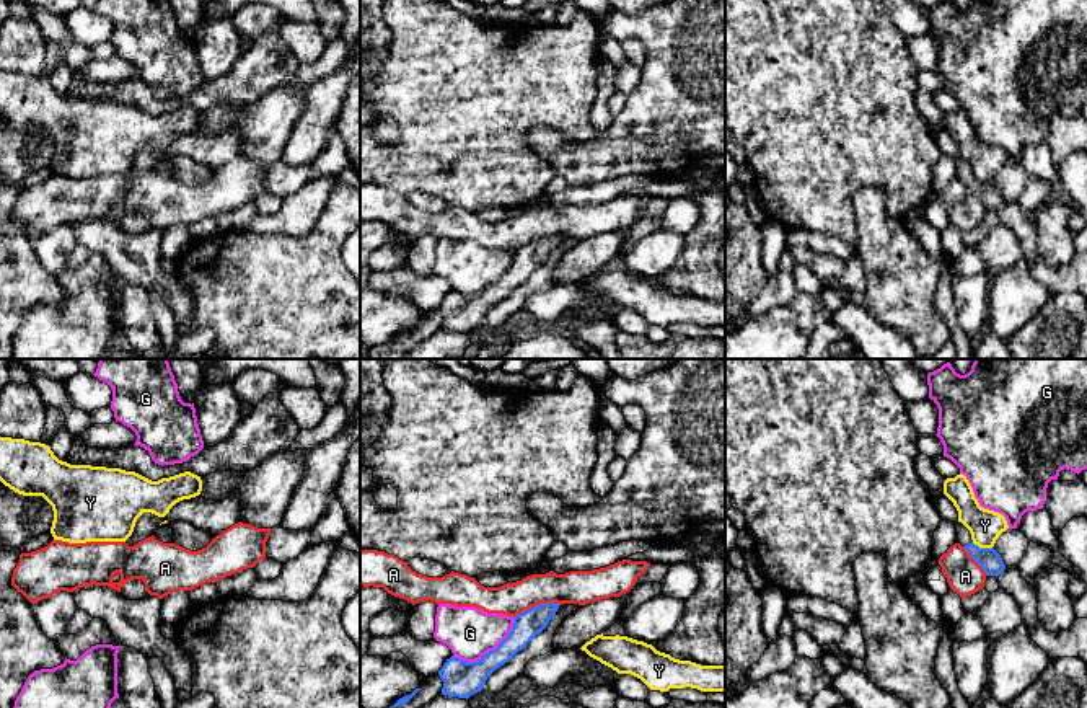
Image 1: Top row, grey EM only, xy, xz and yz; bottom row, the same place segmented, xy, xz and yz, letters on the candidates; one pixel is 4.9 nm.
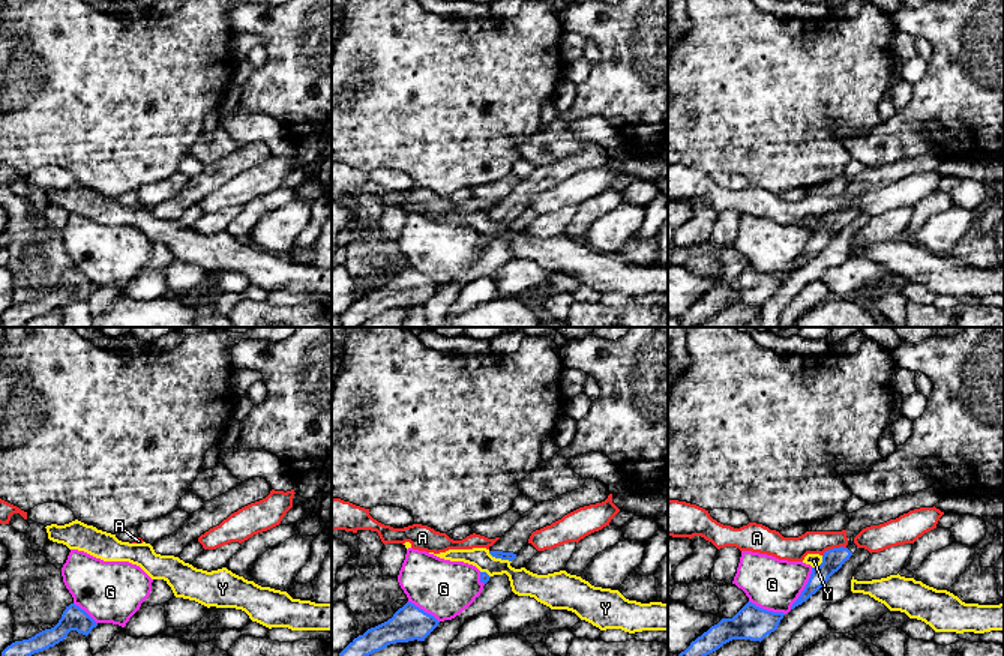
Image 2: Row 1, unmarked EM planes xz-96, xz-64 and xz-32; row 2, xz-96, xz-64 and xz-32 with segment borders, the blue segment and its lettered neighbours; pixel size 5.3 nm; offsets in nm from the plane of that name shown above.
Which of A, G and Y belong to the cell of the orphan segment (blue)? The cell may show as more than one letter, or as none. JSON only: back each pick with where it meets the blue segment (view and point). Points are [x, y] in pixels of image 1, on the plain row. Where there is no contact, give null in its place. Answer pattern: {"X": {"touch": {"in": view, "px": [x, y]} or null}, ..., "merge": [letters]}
{"merge": []}

